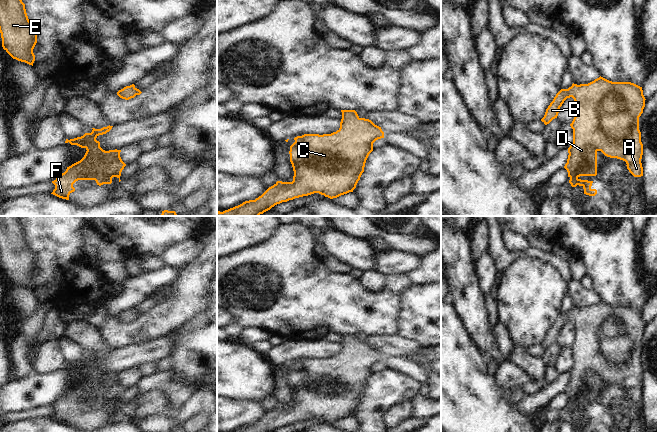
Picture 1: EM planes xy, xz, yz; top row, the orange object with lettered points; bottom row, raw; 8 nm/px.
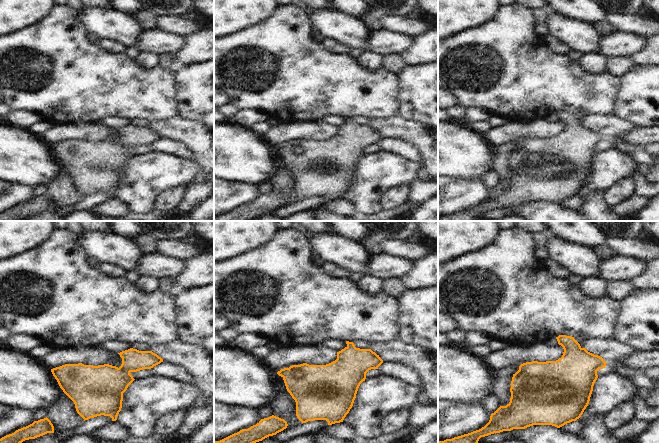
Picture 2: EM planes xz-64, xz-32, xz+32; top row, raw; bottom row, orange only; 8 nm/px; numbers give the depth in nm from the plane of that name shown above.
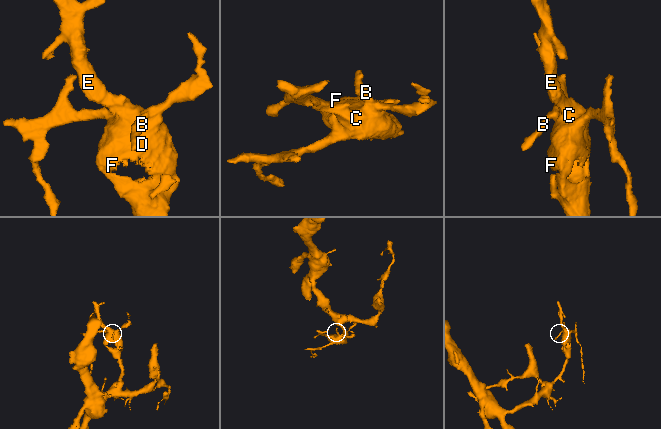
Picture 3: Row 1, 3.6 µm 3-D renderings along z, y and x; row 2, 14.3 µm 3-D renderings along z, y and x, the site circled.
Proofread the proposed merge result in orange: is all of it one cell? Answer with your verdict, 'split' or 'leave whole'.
leave whole

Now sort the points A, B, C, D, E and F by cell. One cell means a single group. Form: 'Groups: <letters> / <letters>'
Groups: A B C D E F

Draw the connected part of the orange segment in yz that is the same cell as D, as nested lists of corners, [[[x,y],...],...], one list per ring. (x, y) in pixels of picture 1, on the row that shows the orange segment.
[[[601,76],[588,84],[573,83],[568,89],[561,89],[556,94],[541,121],[547,125],[557,118],[560,107],[570,97],[575,101],[575,117],[570,124],[573,129],[573,143],[568,148],[569,155],[564,168],[568,172],[571,186],[582,186],[584,194],[589,196],[597,194],[597,190],[591,188],[593,181],[581,180],[579,177],[597,175],[598,151],[607,157],[625,161],[627,169],[634,177],[643,176],[643,144],[639,117],[643,113],[646,99],[642,87],[631,82],[612,82]]]

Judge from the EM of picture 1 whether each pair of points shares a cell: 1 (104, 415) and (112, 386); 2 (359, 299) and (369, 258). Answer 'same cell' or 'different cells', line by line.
1: same cell
2: different cells

